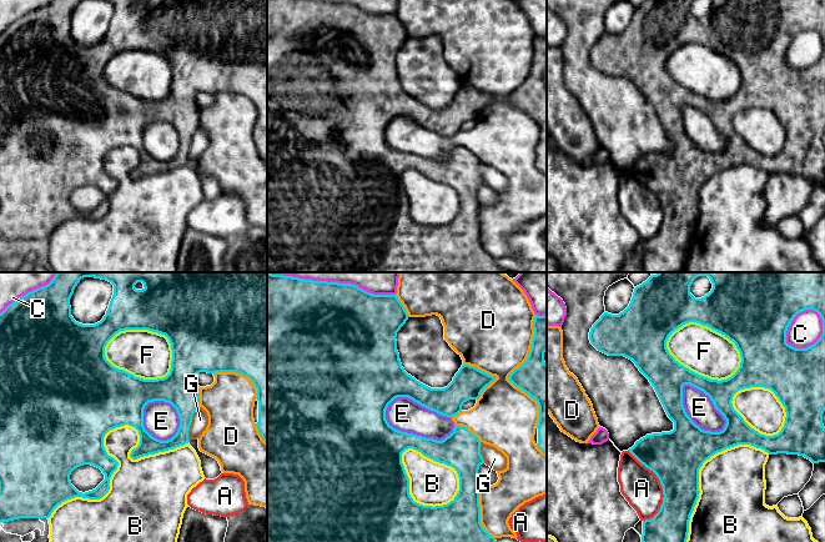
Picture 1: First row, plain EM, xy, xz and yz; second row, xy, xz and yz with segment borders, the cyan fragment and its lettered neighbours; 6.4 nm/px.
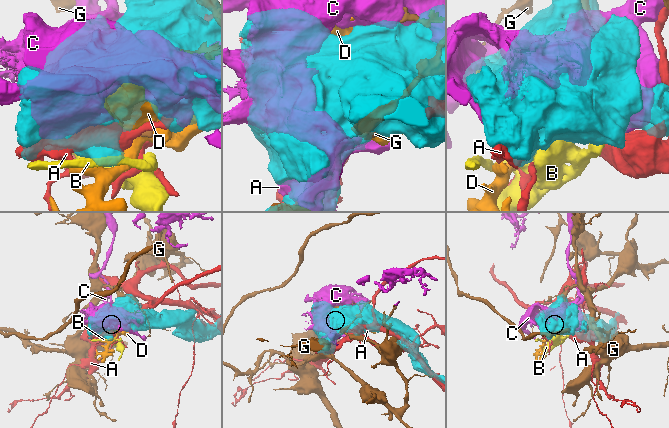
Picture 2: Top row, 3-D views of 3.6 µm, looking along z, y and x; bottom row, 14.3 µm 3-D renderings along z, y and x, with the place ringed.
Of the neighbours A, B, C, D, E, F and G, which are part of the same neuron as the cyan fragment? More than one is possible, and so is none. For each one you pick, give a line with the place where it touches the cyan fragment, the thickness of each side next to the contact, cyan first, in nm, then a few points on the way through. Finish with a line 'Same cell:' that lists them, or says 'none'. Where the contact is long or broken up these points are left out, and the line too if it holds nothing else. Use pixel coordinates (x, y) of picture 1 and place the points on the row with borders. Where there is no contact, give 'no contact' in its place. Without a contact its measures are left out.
Same cell: none

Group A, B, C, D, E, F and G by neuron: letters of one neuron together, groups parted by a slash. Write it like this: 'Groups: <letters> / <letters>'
Groups: A / B D E F / C / G

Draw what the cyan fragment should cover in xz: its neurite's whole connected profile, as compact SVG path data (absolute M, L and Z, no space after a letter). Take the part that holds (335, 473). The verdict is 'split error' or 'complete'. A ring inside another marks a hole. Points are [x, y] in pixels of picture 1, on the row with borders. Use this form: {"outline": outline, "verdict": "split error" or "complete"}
{"outline": "M267 272L267 542L497 542L481 523L482 485L478 480L478 470L484 460L481 455L479 438L468 428L454 426L449 436L437 441L398 431L386 420L386 410L397 397L408 397L431 411L452 418L462 411L464 402L478 400L482 391L497 377L463 363L453 381L444 388L431 388L417 381L404 371L397 351L397 332L408 317L396 295L373 295L351 283L313 281ZM408 448L457 471L459 491L453 501L436 507L413 501L409 495L409 478L402 463L402 453Z", "verdict": "complete"}

